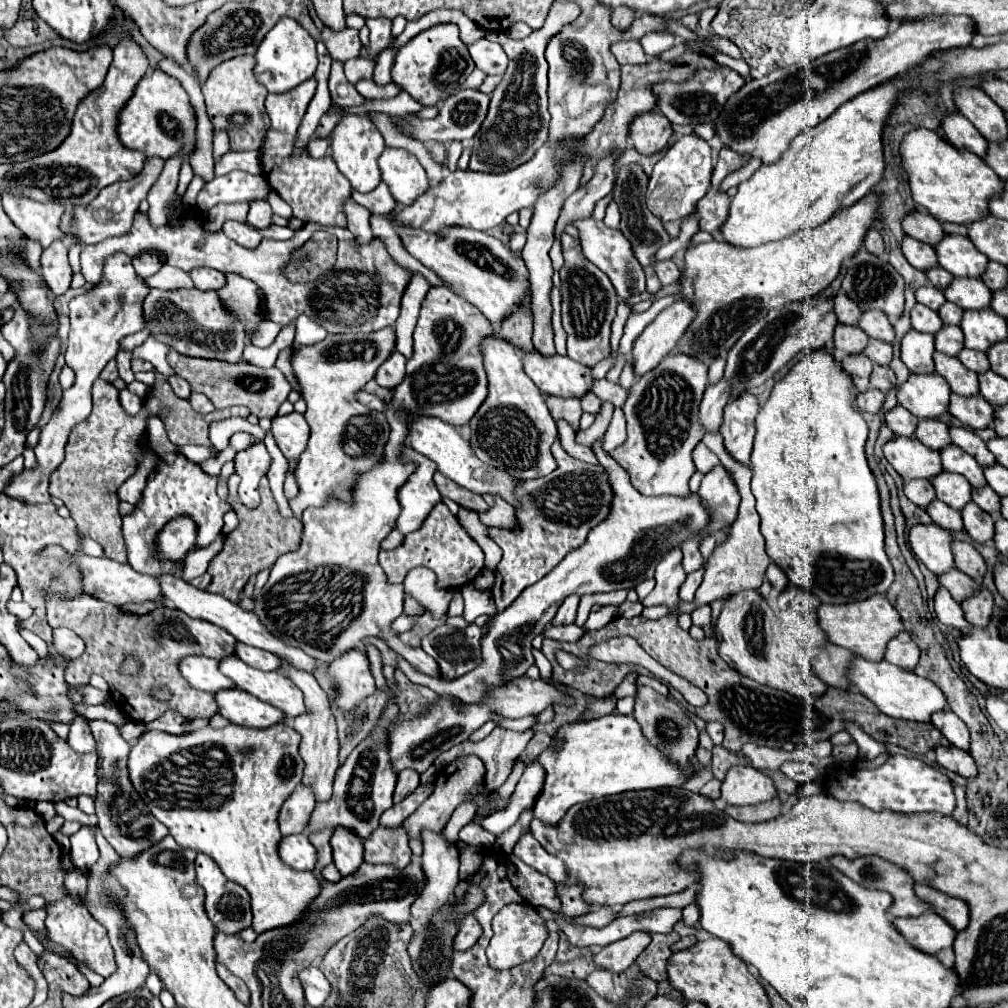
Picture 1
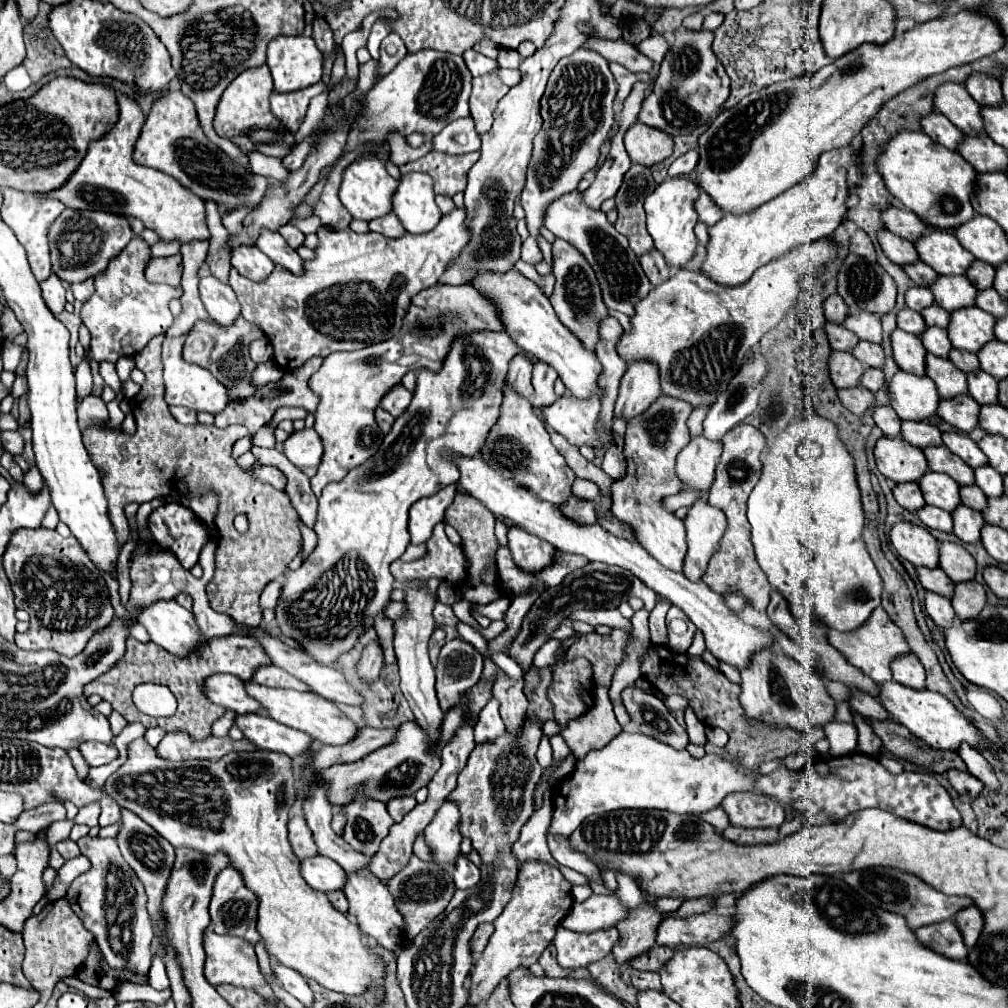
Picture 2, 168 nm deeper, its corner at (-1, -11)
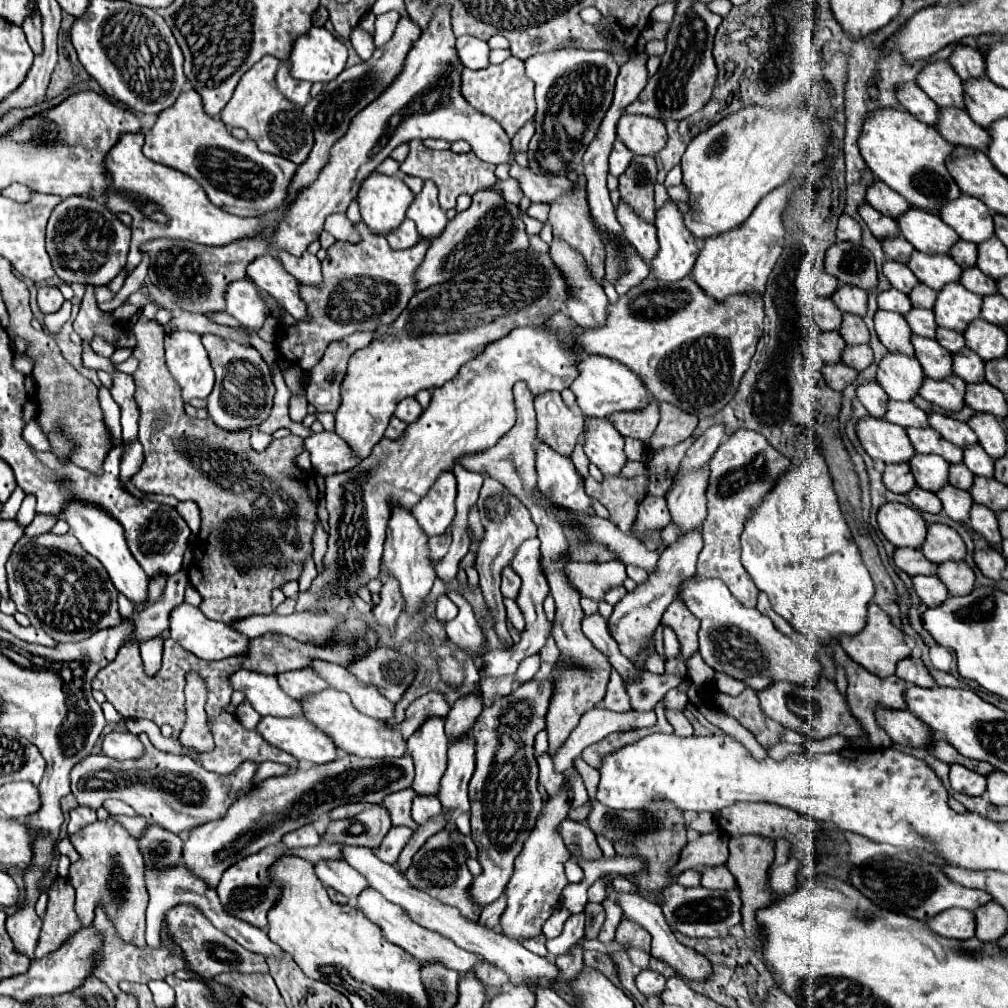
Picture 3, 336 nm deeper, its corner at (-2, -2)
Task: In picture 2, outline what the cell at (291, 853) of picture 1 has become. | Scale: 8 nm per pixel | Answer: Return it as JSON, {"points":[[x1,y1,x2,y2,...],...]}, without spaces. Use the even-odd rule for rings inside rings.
{"points":[[323,855,307,857,301,861,299,871,303,873,303,879,307,881,307,885,317,891,327,893,333,889,343,889,345,875,339,863,335,863,333,859,327,859]]}

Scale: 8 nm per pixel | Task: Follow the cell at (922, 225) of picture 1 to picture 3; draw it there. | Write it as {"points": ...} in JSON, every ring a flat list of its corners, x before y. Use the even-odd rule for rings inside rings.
{"points":[[876,180,874,186,866,190,866,202,874,206,878,212,882,212,884,216,892,216,892,218,898,218,898,214,910,208,904,196,900,196,896,190,892,190,890,186,886,186,880,180]]}

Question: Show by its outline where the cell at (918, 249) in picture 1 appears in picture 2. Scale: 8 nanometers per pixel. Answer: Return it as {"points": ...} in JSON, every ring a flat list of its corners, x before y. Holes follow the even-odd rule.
{"points":[[887,229,879,231,879,243,881,243,885,255,901,267,907,265,907,263,917,263,919,261,919,255,915,255,915,245,907,239,901,239,901,237,889,233]]}

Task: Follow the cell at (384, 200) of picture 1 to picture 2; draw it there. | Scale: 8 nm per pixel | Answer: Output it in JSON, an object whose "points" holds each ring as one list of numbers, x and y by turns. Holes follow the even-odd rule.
{"points":[[391,213,391,215,383,215,383,219,373,219,371,223,369,223,369,229,371,231,377,231,377,233,383,233,383,235,387,235,387,237,401,237,401,235,405,235,403,231,403,225,399,223,399,219]]}

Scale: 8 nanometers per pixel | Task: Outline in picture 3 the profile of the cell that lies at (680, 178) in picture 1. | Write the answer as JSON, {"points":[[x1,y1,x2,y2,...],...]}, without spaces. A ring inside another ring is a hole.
{"points":[[672,200,656,212,654,224,658,228,660,250,650,262,652,274,658,282,678,282,692,272,700,244,686,230,682,214]]}

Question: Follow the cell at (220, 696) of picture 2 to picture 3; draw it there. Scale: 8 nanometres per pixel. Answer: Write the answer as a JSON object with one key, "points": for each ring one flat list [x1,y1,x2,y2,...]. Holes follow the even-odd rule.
{"points":[[238,670,230,676,230,682,236,690,242,690,246,698,252,702,254,710,262,716,302,716,302,706,284,690,280,690,280,684,276,682,276,676,266,676,250,670]]}

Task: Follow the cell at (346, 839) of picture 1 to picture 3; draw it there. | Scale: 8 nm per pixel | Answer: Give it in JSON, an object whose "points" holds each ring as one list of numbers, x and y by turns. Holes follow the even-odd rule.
{"points":[[366,888,358,898,356,898,356,906,372,920,376,922,382,930,384,930,384,936,388,942,404,948,406,952,410,952,412,956,416,956,418,960,424,960,424,962,440,962,442,966,448,966,450,970,456,970,460,976,476,976,484,986,494,986,494,988,500,988,504,984,508,984,508,976,502,972,502,970,496,970,496,966,492,966,490,962,484,962,484,958,472,954,472,952,466,952,462,948,458,948,450,938,444,938,442,934,436,934,420,924,416,924,406,910,402,910,400,906,388,902,380,892,372,890,372,888]]}

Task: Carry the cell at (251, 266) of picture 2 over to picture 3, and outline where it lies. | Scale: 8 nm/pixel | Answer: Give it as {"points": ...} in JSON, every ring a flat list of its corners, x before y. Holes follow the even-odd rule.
{"points":[[264,254,262,258,250,262,248,278,278,304,282,304,282,308,288,310,288,314,292,314,298,322,310,320,306,304,300,298,296,278,292,278,274,256]]}

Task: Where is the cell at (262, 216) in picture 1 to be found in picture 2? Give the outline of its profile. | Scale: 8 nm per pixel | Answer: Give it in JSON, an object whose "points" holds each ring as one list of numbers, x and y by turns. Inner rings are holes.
{"points":[[261,231,255,245,273,261,287,267,291,273,303,273,303,259,295,253,293,247,277,231]]}

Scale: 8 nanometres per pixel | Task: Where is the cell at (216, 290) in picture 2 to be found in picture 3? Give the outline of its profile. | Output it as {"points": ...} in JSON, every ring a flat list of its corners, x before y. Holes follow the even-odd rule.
{"points":[[238,280,228,286,226,312,232,314,242,326,260,330,264,318,270,314,270,308,250,280]]}

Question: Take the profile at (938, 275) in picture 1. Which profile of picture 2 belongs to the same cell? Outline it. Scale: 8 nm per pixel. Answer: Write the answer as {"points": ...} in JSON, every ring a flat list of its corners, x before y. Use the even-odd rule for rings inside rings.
{"points":[[917,261,913,265,907,265,903,267,907,271,907,275,913,279,915,285,921,285,921,287,931,287,931,283,935,283,935,279,939,275,935,275,935,271,931,271,931,267,927,267,927,263,923,261]]}

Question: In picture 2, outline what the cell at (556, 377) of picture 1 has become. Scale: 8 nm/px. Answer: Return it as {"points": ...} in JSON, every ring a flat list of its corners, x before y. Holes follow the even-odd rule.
{"points":[[571,393,561,395,547,407,541,407,541,415,545,423,565,435,569,443,581,445,599,445,595,435,595,421,599,415,599,397,591,395,591,399,575,399]]}

